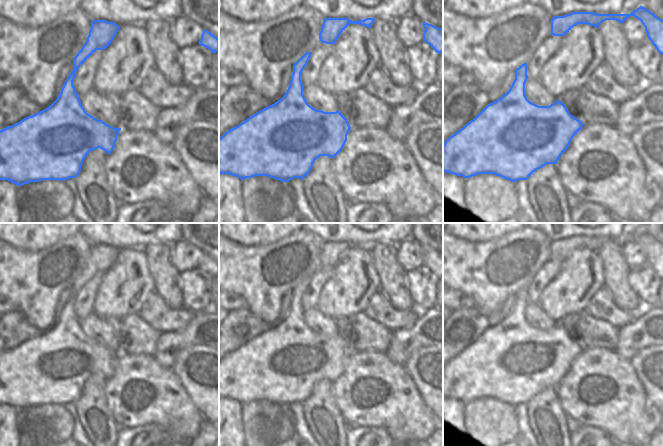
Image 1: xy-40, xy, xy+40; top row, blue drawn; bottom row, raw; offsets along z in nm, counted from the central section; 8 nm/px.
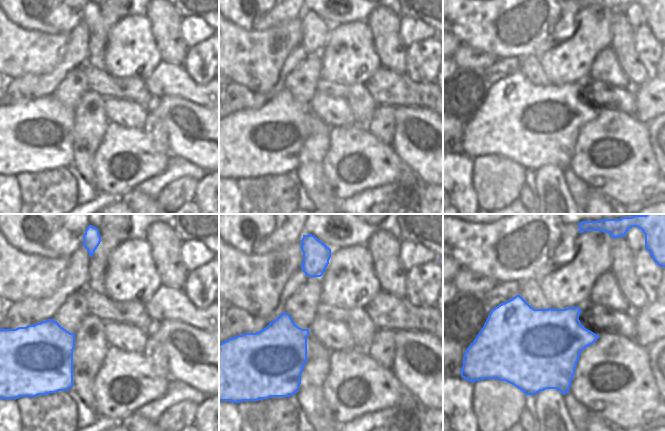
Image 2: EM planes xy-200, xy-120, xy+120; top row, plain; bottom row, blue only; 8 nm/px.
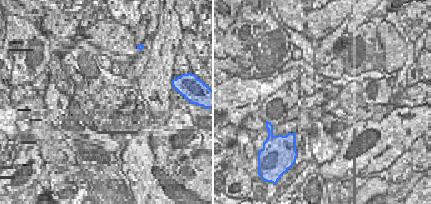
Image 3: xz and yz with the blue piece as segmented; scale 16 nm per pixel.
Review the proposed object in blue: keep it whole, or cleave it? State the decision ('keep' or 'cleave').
keep

